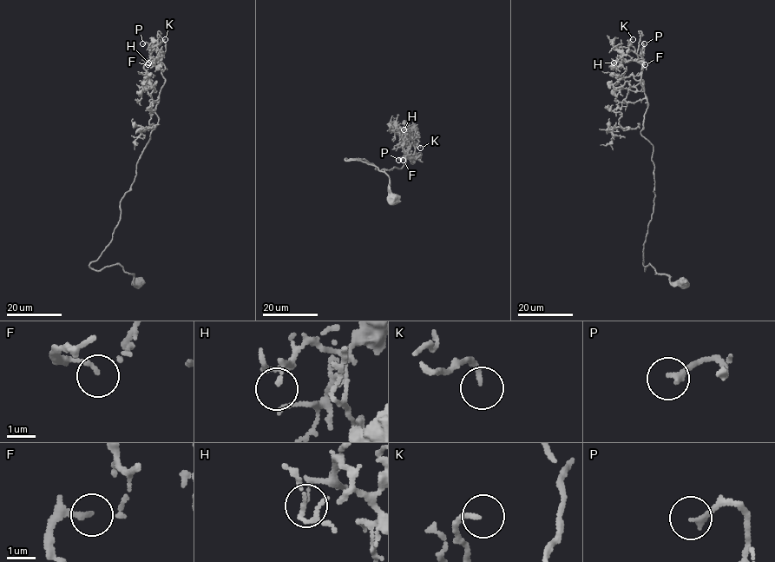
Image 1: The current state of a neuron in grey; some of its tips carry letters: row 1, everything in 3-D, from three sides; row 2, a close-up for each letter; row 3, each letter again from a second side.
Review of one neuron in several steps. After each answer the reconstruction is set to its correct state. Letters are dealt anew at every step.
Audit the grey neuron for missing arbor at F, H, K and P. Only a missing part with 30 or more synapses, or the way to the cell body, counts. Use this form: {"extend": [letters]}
{"extend": []}

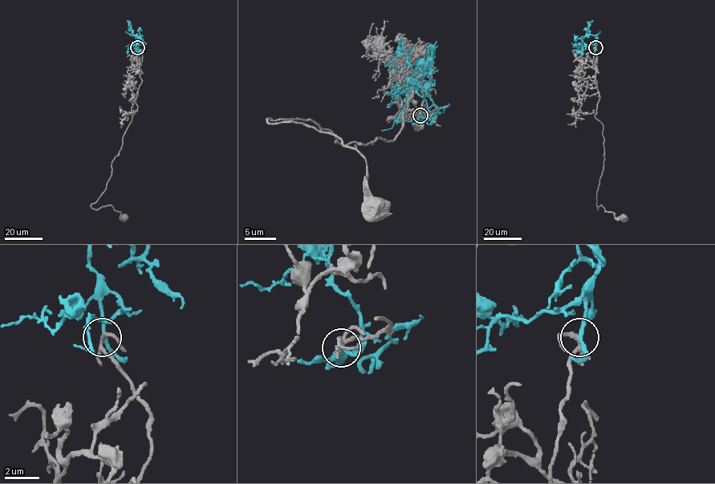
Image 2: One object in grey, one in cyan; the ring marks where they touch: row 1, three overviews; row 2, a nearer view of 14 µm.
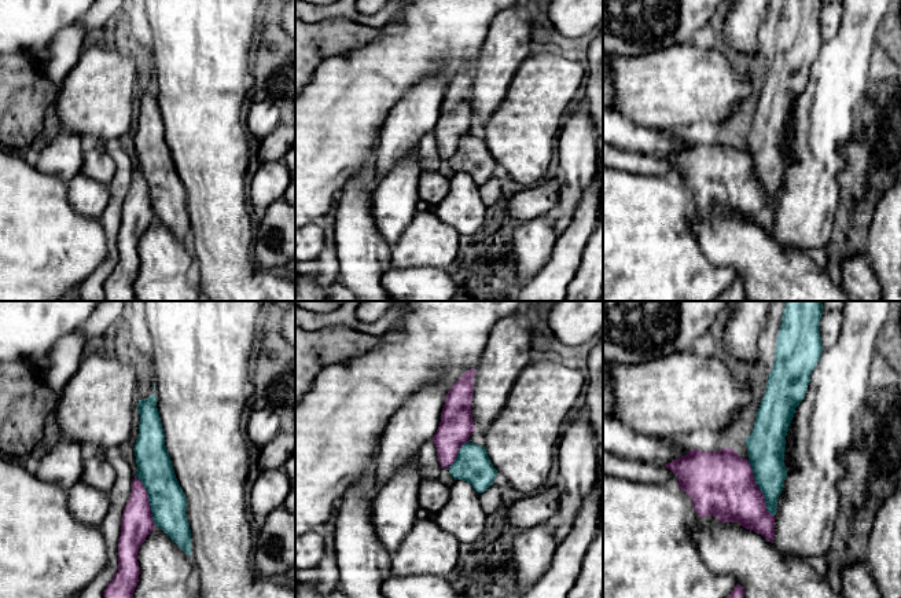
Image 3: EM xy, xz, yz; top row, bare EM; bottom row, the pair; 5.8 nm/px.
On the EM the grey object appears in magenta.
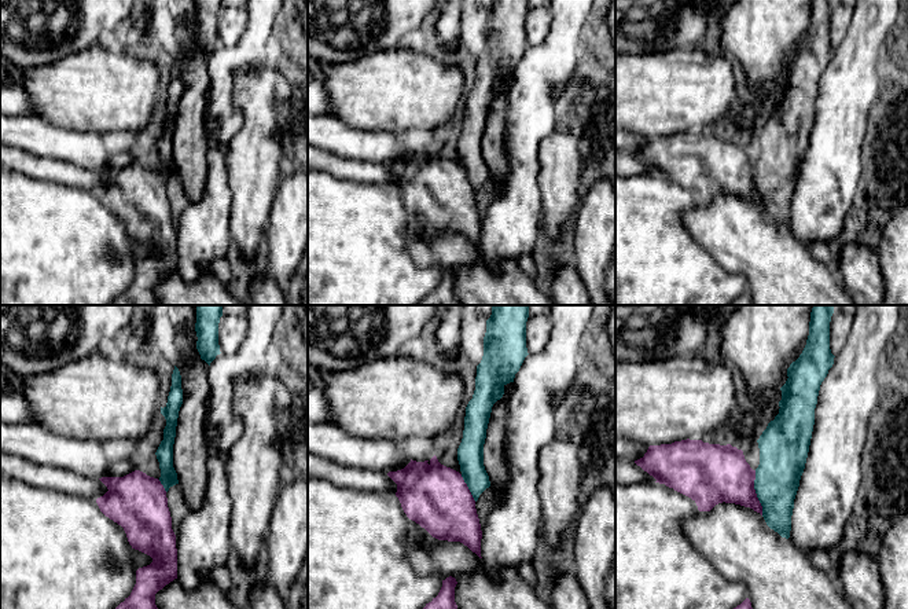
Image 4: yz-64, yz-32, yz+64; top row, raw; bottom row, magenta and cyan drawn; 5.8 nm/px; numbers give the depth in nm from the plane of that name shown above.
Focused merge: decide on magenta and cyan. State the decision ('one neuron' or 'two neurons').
one neuron

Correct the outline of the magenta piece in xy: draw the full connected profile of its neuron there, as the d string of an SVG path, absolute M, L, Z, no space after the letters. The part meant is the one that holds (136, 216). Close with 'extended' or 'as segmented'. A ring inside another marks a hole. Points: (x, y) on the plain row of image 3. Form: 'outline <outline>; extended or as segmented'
outline M157 88L139 92L137 100L139 128L133 140L137 165L121 210L118 264L104 282L104 301L136 301L137 243L155 219L191 247L187 192L165 137Z; extended

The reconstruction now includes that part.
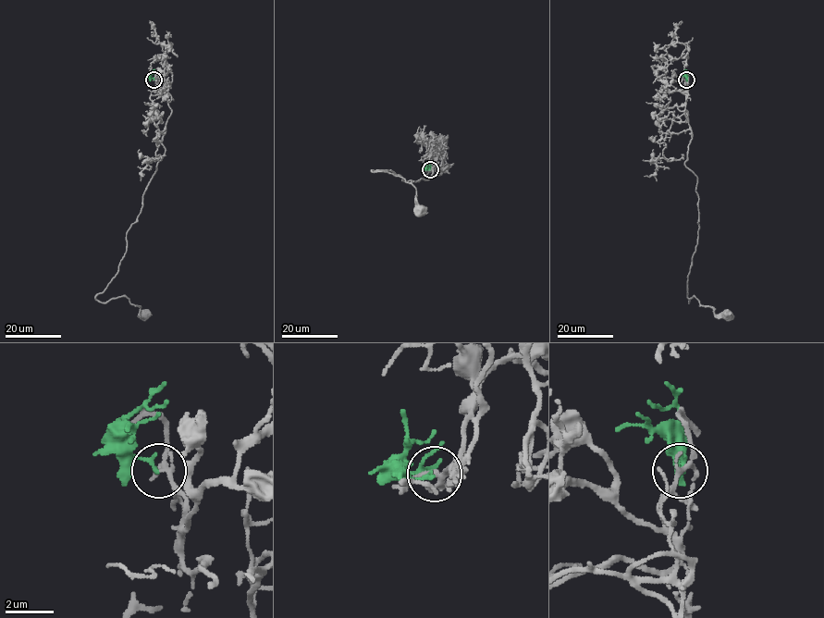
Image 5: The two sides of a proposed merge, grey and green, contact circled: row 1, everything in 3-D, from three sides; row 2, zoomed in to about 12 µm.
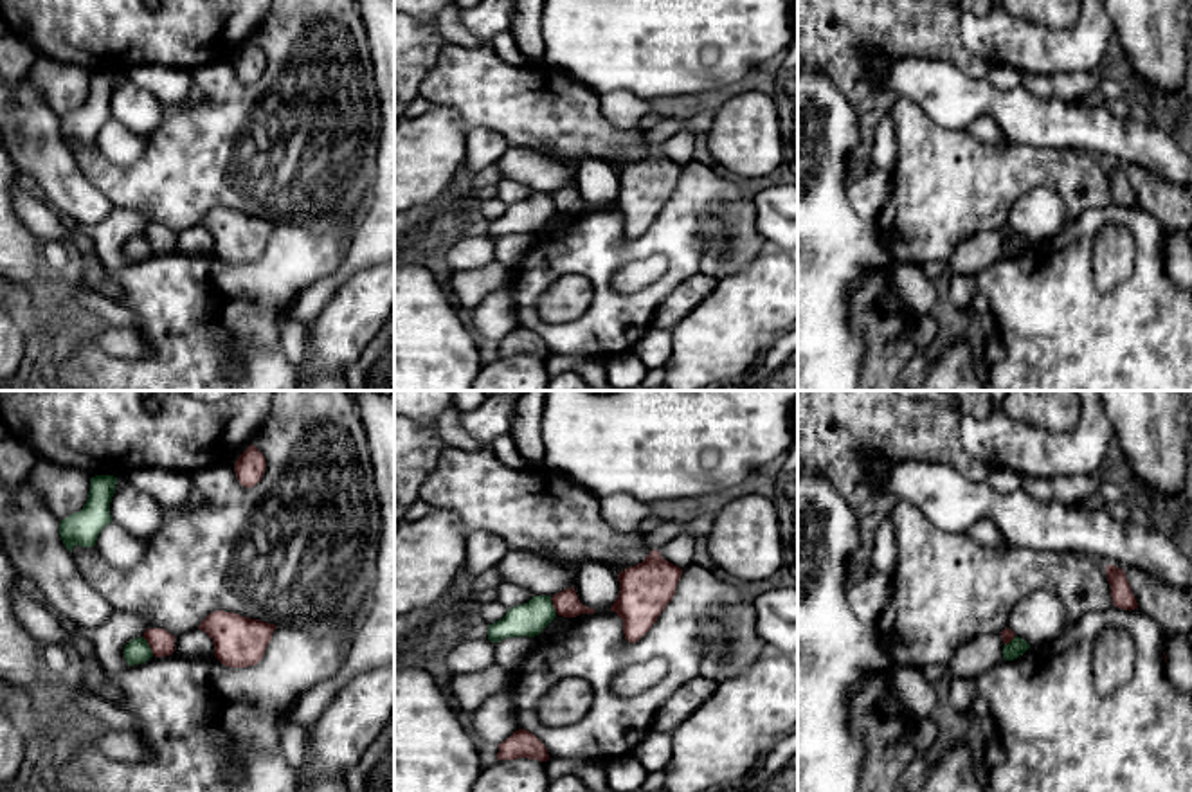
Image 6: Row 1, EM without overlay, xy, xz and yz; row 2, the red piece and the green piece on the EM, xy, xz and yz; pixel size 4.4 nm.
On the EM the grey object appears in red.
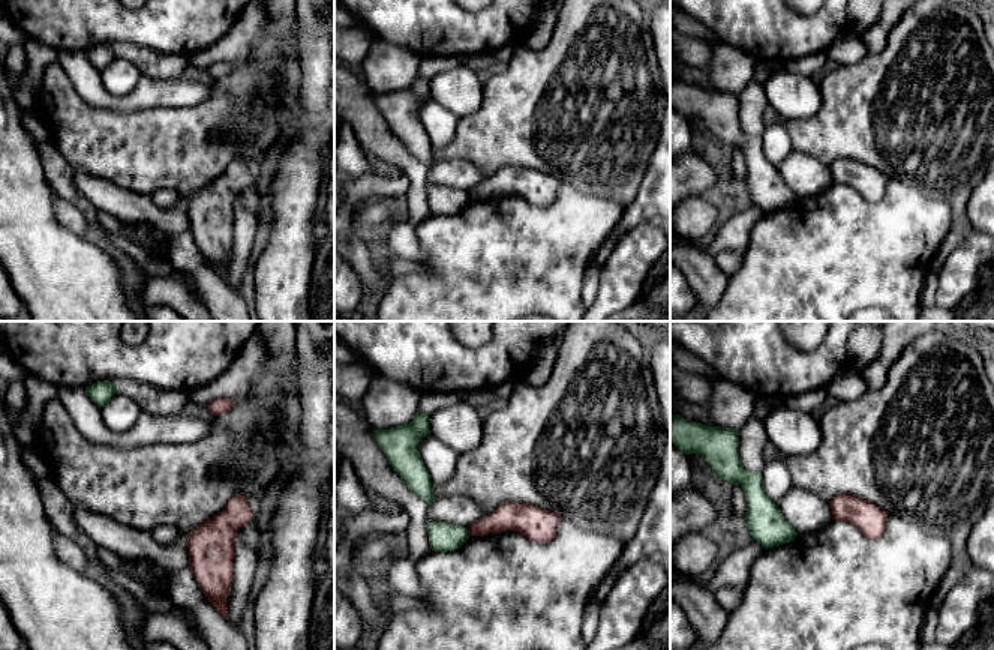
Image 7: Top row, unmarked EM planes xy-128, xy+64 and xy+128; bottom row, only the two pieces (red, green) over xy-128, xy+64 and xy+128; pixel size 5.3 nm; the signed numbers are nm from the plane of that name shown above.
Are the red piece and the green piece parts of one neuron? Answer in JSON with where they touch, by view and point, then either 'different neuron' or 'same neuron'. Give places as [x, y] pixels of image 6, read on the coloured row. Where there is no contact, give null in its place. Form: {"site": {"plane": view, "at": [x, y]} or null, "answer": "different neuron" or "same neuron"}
{"site": {"plane": "xy", "at": [148, 643]}, "answer": "different neuron"}

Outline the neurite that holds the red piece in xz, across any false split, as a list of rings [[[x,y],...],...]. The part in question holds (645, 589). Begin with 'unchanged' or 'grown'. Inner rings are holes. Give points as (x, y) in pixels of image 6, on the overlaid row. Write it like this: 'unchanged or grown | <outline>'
unchanged | [[[657,549],[637,565],[618,574],[619,594],[610,607],[623,619],[628,643],[637,643],[672,601],[682,569],[670,563]]]

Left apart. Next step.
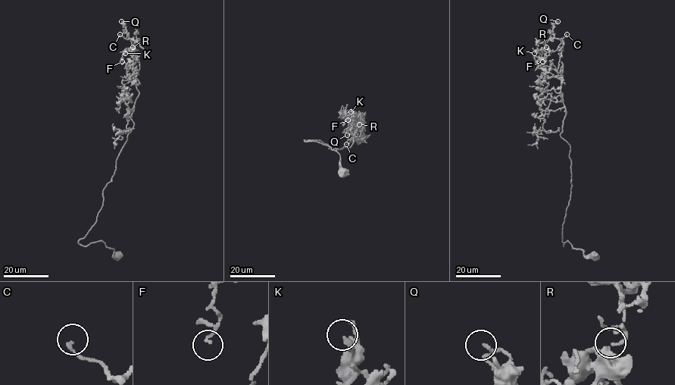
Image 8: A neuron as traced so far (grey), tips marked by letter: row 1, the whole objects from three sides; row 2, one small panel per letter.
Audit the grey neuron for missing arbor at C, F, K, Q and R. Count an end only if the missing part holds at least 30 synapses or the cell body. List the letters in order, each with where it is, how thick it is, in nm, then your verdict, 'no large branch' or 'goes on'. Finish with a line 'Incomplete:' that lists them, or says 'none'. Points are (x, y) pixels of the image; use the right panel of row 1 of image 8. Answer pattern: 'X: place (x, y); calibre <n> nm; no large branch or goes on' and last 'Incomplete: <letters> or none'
C: place (567, 34); calibre 140 nm; no large branch
F: place (542, 61); calibre 100 nm; no large branch
K: place (534, 53); calibre 160 nm; no large branch
Q: place (557, 21); calibre 120 nm; no large branch
R: place (546, 47); calibre 80 nm; no large branch
Incomplete: none

